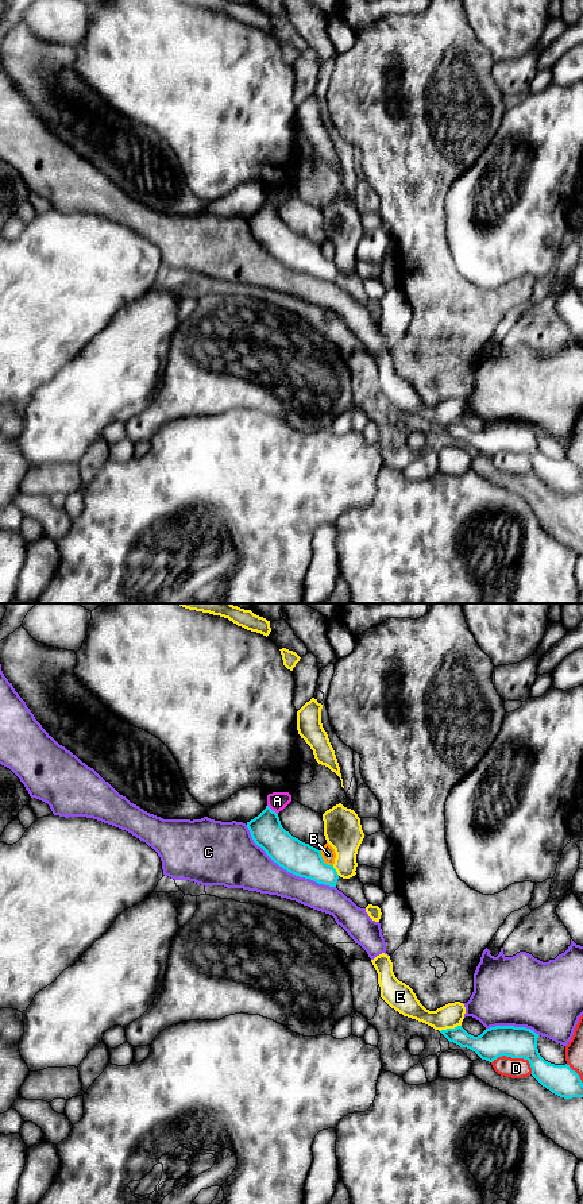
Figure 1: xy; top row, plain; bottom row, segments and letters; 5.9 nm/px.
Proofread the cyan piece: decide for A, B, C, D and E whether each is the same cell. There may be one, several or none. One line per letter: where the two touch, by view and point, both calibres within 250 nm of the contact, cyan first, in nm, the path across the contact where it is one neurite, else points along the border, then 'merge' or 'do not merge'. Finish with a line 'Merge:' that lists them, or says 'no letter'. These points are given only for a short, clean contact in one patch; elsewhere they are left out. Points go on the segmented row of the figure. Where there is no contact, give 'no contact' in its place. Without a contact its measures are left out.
A: contact xy (271, 810); calibres 190 and 110 nm; border xy (267, 805), (277, 814); do not merge
B: contact xy (323, 860); calibres 200 and 90 nm; do not merge
C: contact xy (286, 869); calibres 200 and 280 nm; do not merge
D: contact xy (516, 1057); calibres 190 and 130 nm; do not merge
E: contact xy (450, 1029); calibres 160 and 150 nm; do not merge
Merge: no letter

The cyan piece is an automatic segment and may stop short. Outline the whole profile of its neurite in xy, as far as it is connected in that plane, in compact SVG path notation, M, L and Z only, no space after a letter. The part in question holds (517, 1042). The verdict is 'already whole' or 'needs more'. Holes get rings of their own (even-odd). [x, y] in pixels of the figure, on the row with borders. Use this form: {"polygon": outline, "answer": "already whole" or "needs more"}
{"polygon": "M462 1026L440 1031L449 1042L475 1051L482 1060L493 1062L498 1057L528 1060L532 1076L552 1093L564 1097L583 1097L583 1083L570 1065L555 1065L545 1061L537 1049L533 1030L514 1026L495 1026L480 1035L468 1034Z", "answer": "already whole"}

